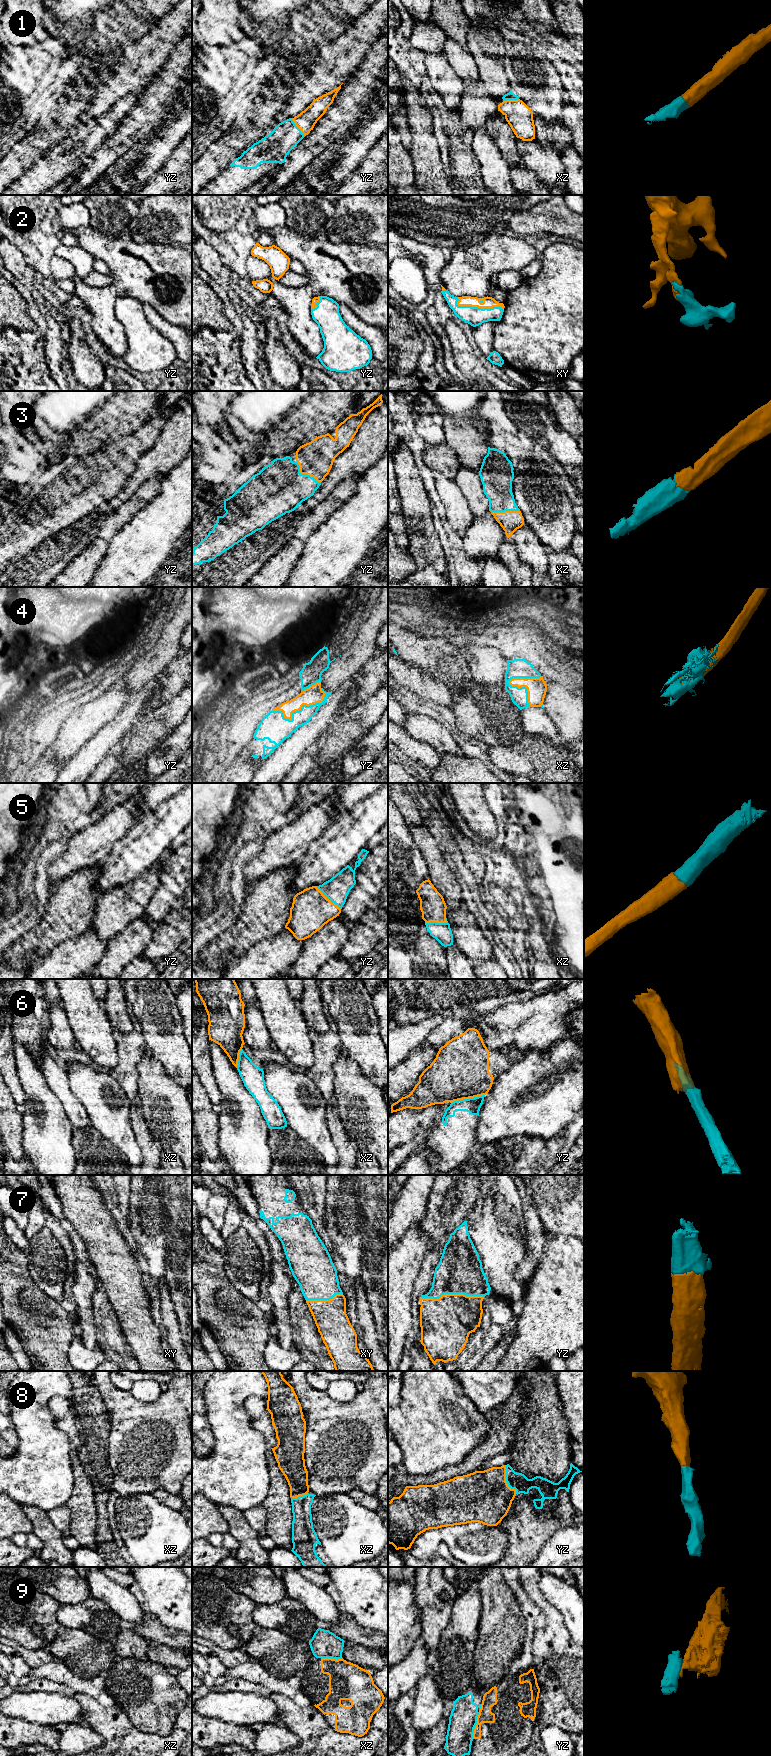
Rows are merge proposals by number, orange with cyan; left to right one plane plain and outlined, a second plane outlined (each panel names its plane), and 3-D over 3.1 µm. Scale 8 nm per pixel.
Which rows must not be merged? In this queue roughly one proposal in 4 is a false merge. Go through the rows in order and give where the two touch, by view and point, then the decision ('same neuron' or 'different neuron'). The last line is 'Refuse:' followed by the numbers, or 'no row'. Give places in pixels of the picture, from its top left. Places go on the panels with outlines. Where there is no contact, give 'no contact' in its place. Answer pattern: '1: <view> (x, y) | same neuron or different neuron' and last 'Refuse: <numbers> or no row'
1: yz (297, 126) | same neuron
2: xy (477, 306) | same neuron
3: yz (304, 473) | same neuron
4: yz (298, 710) | same neuron
5: yz (328, 899) | same neuron
6: yz (467, 1098) | different neuron
7: yz (452, 1294) | same neuron
8: yz (505, 1480) | same neuron
9: yz (477, 1721) | different neuron
Refuse: 6, 9

